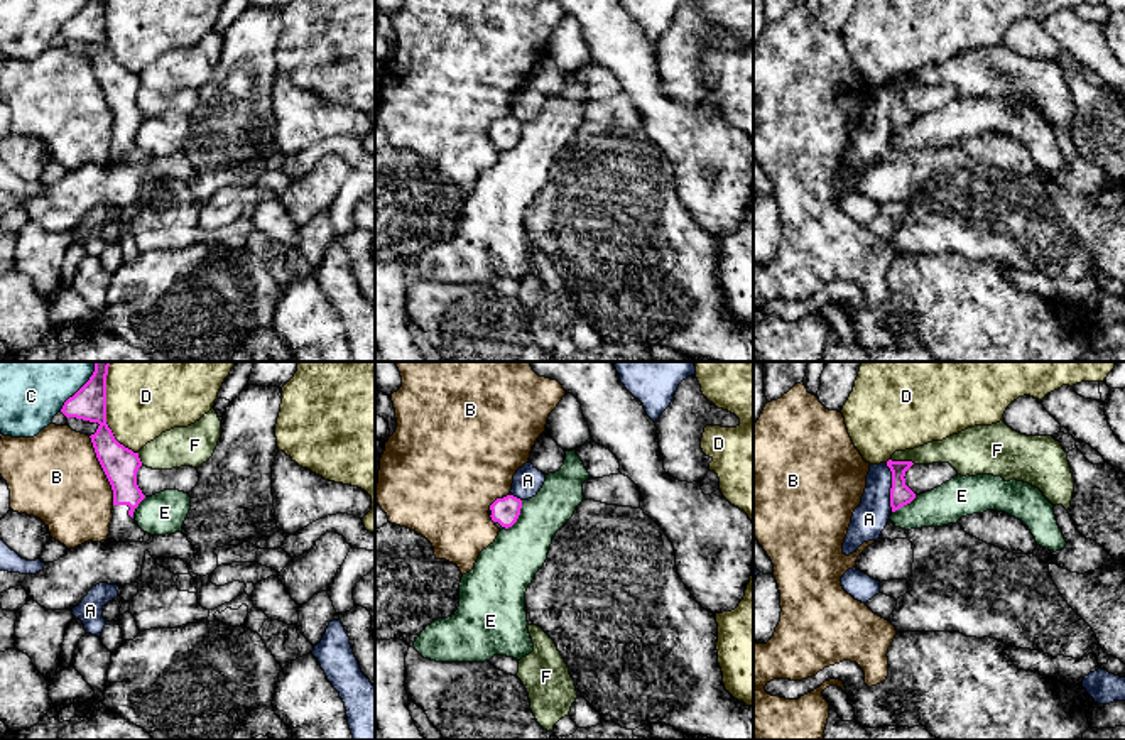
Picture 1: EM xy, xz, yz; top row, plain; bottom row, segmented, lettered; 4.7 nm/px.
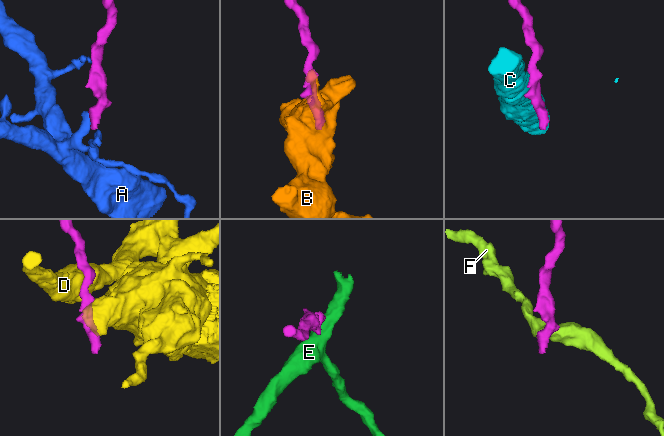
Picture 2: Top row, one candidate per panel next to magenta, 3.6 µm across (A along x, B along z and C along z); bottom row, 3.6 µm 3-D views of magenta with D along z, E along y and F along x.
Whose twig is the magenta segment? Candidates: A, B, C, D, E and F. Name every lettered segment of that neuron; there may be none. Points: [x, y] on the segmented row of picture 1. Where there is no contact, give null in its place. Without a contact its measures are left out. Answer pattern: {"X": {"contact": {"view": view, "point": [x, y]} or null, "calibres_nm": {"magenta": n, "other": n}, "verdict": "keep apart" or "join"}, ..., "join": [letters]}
{"A": {"contact": {"view": "yz", "point": [892, 487]}, "calibres_nm": {"magenta": 100, "other": 160}, "verdict": "keep apart"}, "B": {"contact": {"view": "xy", "point": [103, 470]}, "calibres_nm": {"magenta": 170, "other": 420}, "verdict": "keep apart"}, "C": {"contact": {"view": "xy", "point": [81, 387]}, "calibres_nm": {"magenta": 160, "other": 420}, "verdict": "keep apart"}, "D": {"contact": {"view": "xy", "point": [105, 411]}, "calibres_nm": {"magenta": 160, "other": 440}, "verdict": "keep apart"}, "E": {"contact": {"view": "xz", "point": [519, 514]}, "calibres_nm": {"magenta": 130, "other": 260}, "verdict": "keep apart"}, "F": {"contact": {"view": "yz", "point": [902, 462]}, "calibres_nm": {"magenta": 100, "other": 140}, "verdict": "keep apart"}, "join": []}

